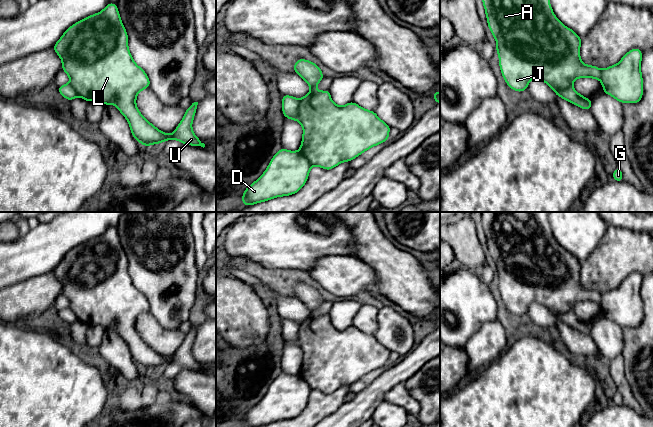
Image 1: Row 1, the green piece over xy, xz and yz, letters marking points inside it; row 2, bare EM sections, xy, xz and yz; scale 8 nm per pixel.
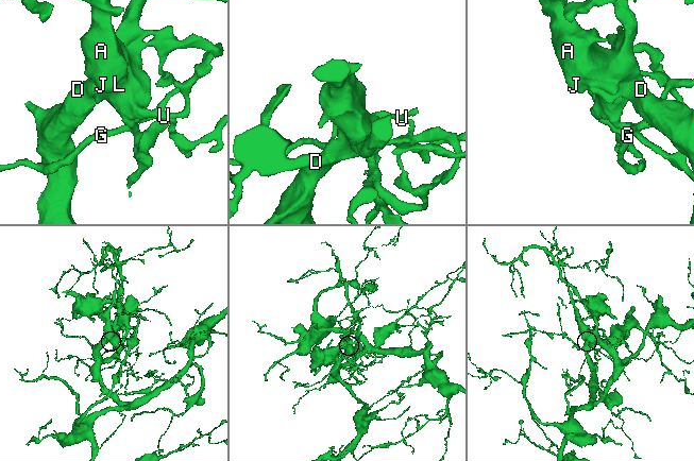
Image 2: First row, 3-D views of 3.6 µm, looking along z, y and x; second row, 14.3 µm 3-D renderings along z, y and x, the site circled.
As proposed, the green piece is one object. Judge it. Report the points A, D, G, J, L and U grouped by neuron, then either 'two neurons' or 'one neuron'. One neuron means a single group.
groups A D G J L U; one neuron

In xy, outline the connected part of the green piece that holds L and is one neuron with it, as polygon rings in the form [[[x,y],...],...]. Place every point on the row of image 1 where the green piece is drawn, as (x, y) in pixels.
[[[116,3],[107,4],[101,12],[90,15],[67,28],[52,48],[62,60],[62,70],[70,78],[68,84],[58,87],[62,97],[72,101],[79,96],[88,102],[100,101],[105,106],[115,105],[127,119],[133,137],[144,146],[175,139],[182,144],[205,147],[192,130],[198,102],[192,103],[185,111],[183,119],[172,134],[160,131],[139,112],[136,106],[137,94],[150,87],[150,80],[130,54],[128,34]]]

